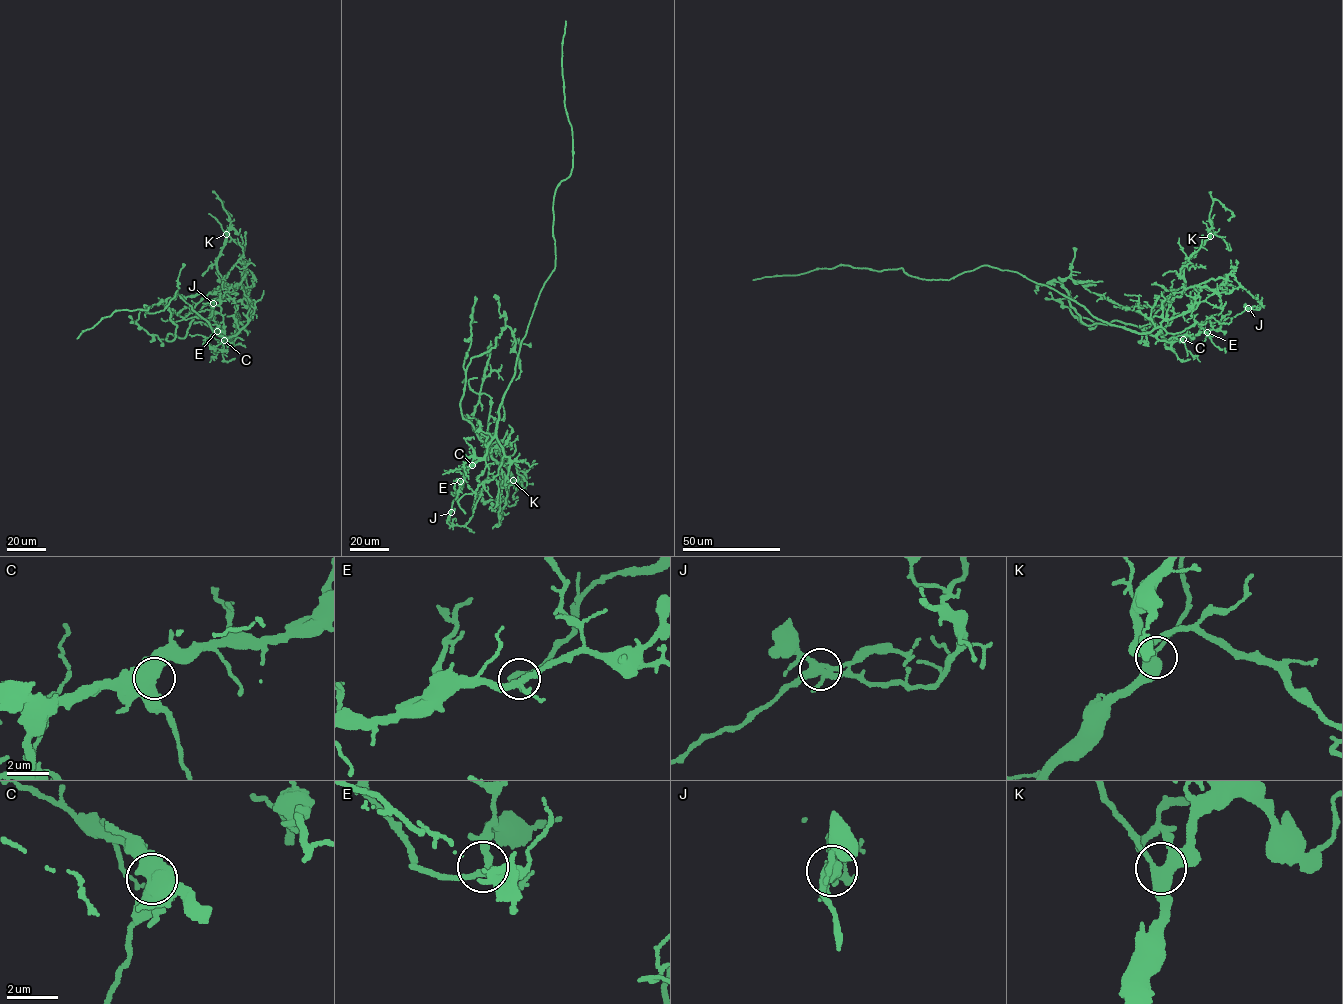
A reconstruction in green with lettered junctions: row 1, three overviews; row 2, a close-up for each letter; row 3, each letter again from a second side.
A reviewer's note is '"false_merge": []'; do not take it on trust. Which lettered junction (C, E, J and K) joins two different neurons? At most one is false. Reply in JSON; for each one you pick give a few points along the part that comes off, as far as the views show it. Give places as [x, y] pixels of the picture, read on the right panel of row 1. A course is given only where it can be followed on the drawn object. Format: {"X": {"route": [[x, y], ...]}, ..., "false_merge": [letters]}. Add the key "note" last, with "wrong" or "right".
{"J": {"route": [[1248, 308], [1218, 329], [1167, 341], [1111, 325], [1053, 289], [987, 265], [948, 280], [845, 265], [753, 280]]}, "false_merge": ["J"], "note": "wrong"}

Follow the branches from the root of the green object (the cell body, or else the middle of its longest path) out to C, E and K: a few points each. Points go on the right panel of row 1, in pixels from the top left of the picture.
C: (1107, 322), (1148, 333), (1159, 340), (1183, 339)
E: (1107, 322), (1168, 341), (1207, 332)
K: (1107, 322), (1147, 333), (1164, 320), (1191, 308), (1200, 288), (1185, 288), (1184, 267), (1210, 236)

